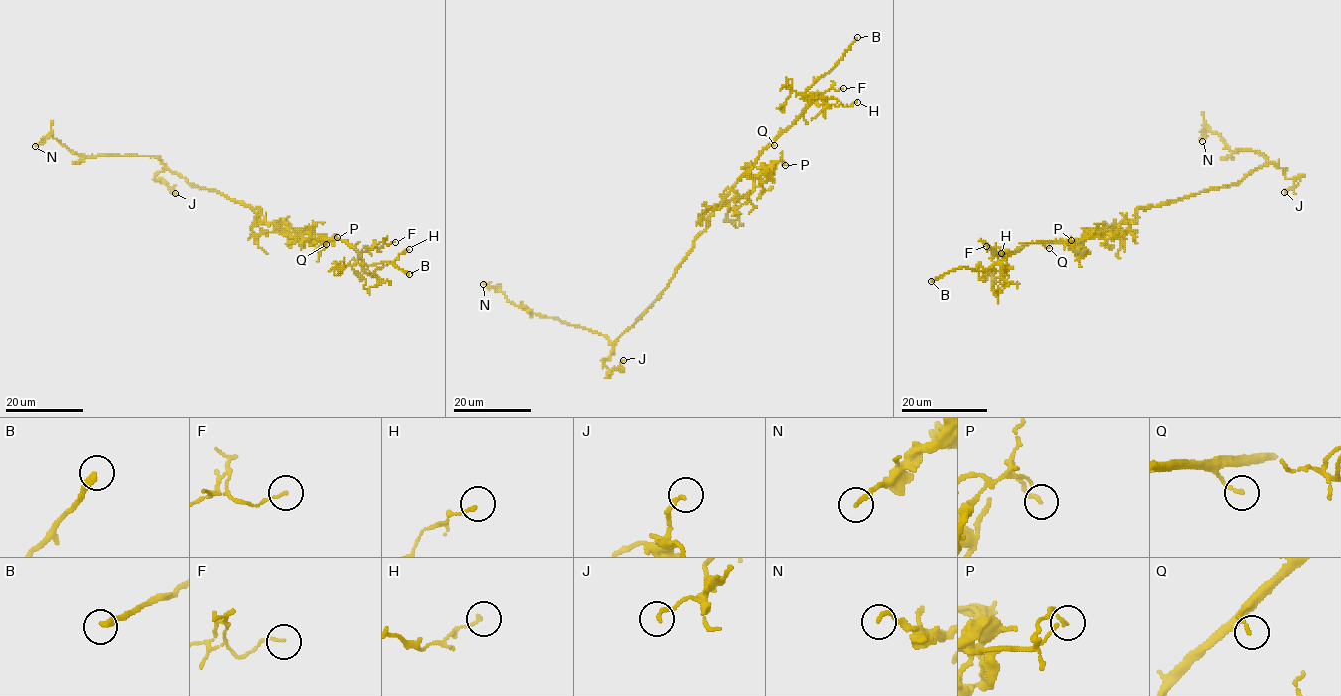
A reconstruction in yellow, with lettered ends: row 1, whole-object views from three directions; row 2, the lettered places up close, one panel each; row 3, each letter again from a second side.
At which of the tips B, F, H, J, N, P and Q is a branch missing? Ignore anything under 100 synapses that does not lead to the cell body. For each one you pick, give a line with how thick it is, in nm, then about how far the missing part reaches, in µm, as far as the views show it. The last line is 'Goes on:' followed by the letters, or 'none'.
B: 280 nm thick; about 15 µm are missing
Goes on: B

